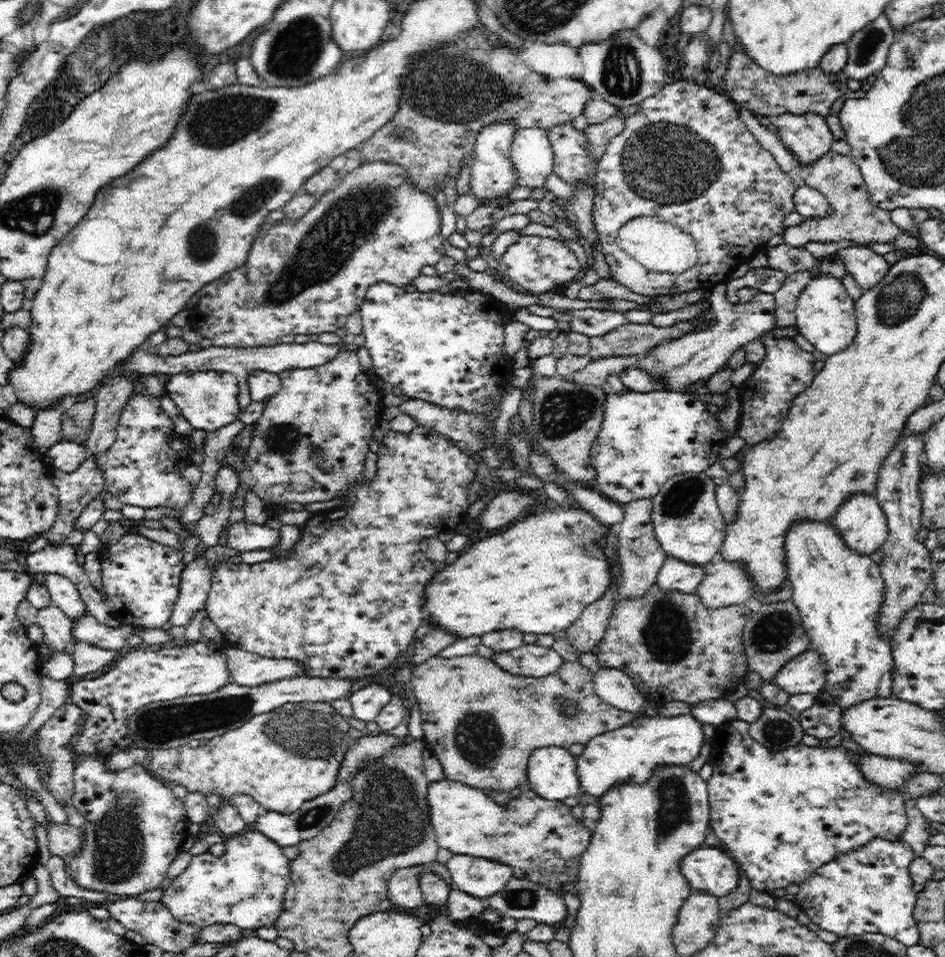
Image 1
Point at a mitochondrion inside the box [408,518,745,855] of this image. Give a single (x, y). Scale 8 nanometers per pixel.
(667, 632)

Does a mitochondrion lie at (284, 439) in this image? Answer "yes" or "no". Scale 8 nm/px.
yes

